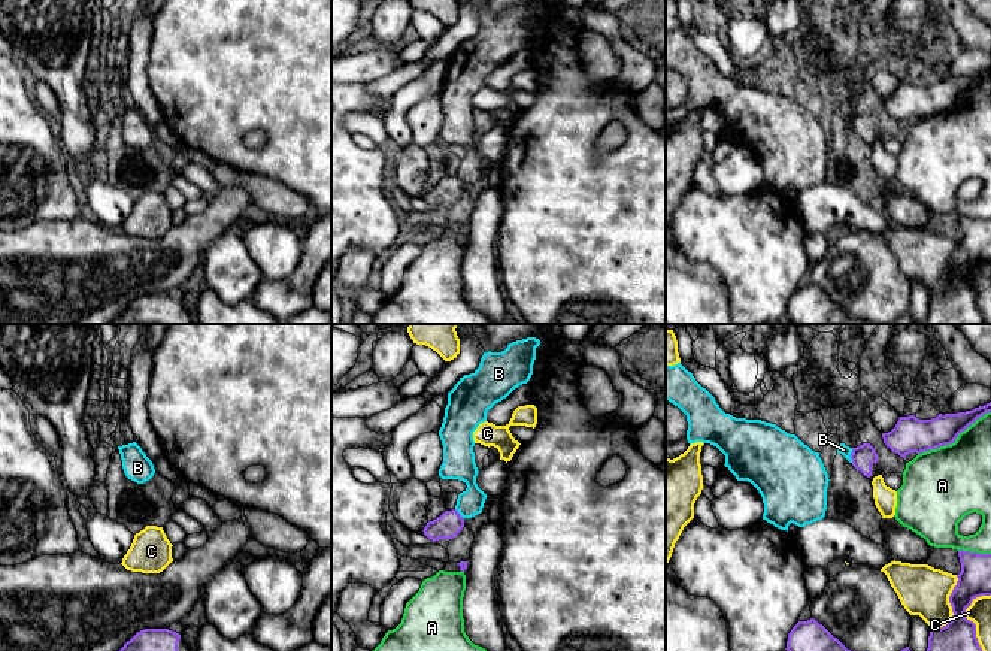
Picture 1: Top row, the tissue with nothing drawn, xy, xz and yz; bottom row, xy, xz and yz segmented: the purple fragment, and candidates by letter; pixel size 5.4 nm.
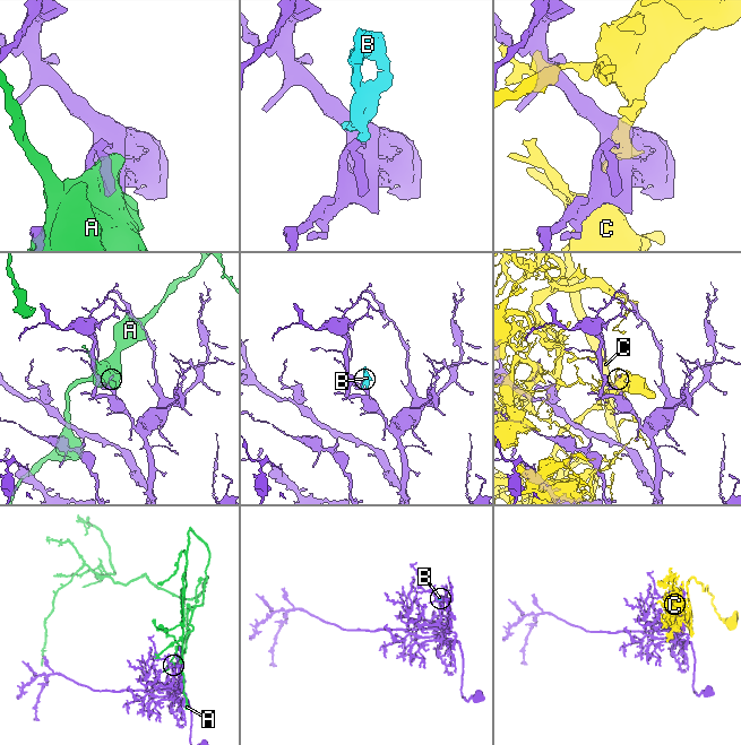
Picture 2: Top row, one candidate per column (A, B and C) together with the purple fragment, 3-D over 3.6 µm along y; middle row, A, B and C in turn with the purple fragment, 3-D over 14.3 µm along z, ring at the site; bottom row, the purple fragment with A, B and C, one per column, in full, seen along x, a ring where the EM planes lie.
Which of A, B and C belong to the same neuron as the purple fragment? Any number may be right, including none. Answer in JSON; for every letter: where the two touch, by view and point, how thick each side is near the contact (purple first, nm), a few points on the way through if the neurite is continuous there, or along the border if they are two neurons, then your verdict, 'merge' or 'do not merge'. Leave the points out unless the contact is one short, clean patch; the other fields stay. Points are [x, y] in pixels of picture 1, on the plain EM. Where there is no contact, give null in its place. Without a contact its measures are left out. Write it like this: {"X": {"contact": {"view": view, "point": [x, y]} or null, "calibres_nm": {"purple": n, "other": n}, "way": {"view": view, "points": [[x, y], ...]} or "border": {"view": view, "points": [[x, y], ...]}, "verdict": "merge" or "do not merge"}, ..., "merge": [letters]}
{"A": {"contact": {"view": "yz", "point": [954, 106]}, "calibres_nm": {"purple": 190, "other": 400}, "verdict": "do not merge"}, "B": {"contact": {"view": "yz", "point": [851, 121]}, "calibres_nm": {"purple": 120, "other": 60}, "border": {"view": "yz", "points": [[852, 114], [851, 127]]}, "verdict": "do not merge"}, "C": {"contact": {"view": "yz", "point": [975, 290]}, "calibres_nm": {"purple": 300, "other": 120}, "verdict": "do not merge"}, "merge": []}

